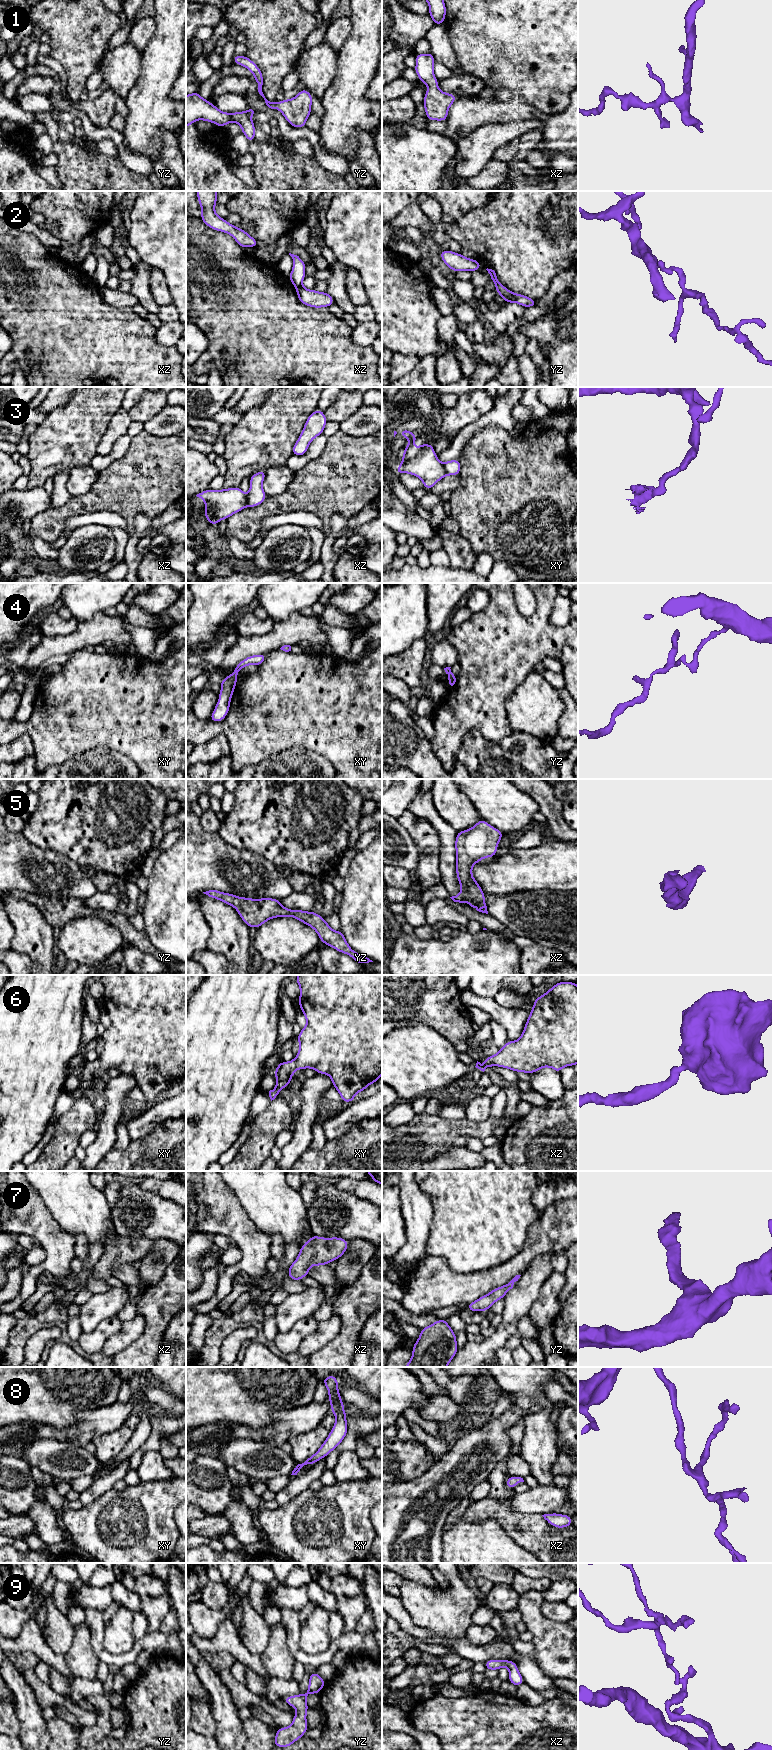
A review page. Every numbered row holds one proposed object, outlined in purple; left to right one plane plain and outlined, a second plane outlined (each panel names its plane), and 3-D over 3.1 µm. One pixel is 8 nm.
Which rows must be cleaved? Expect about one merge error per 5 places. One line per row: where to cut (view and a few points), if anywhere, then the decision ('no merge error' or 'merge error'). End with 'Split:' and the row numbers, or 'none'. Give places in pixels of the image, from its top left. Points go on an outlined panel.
1: no cut | no merge error
2: xz (301, 285), (296, 288) | merge error
3: xz (248, 496), (246, 506) | merge error
4: no cut | no merge error
5: no cut | no merge error
6: no cut | no merge error
7: no cut | no merge error
8: no cut | no merge error
9: no cut | no merge error
Split: 2, 3

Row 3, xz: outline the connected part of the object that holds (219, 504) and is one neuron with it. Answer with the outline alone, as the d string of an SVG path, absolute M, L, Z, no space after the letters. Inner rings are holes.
M232 487L222 490L204 490L196 495L205 502L207 521L216 526L222 519L228 519L234 513L244 509L248 496L239 488Z

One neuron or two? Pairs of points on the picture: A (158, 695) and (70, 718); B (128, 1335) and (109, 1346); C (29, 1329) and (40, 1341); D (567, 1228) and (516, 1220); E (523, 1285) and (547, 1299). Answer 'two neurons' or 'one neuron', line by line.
A: one neuron
B: one neuron
C: two neurons
D: two neurons
E: two neurons

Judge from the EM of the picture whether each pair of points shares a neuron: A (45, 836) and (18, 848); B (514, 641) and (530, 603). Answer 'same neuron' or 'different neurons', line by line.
A: different neurons
B: different neurons

